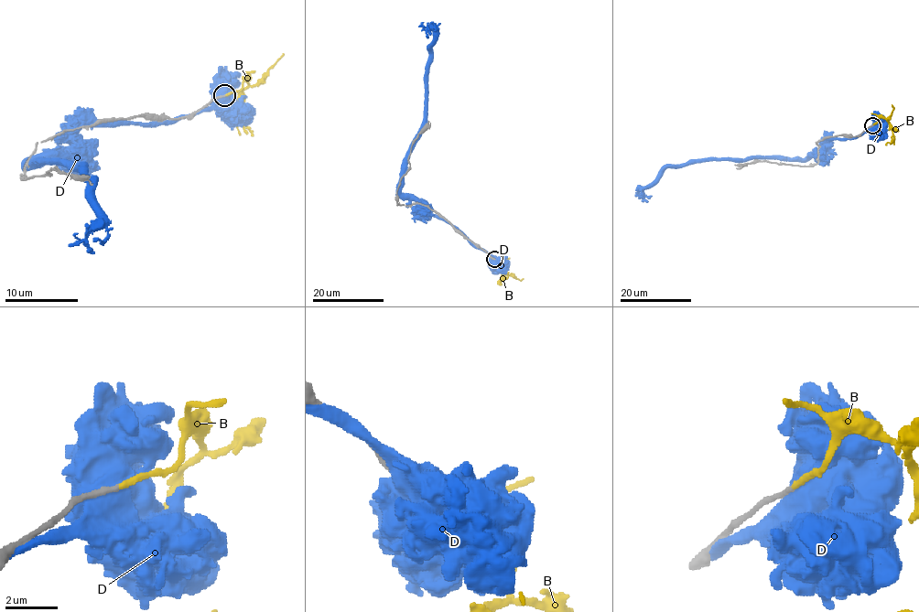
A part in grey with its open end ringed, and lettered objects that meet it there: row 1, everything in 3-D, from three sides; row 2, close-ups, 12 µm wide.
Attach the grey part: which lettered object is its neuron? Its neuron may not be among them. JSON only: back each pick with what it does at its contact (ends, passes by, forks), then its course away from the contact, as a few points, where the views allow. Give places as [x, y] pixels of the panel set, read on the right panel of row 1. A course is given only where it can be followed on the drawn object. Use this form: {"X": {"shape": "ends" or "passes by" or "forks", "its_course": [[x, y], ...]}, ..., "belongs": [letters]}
{"B": {"shape": "ends", "its_course": [[872, 125], [880, 118], [885, 118], [890, 123], [891, 141], [885, 144]]}, "belongs": ["B"]}

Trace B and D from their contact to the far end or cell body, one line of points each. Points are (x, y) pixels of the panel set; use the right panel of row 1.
B: (872, 125), (880, 118), (885, 118), (890, 123), (891, 141), (885, 144)
D: (871, 125), (862, 134), (827, 138), (818, 153), (805, 159), (689, 160), (669, 165), (643, 196), (635, 192)

